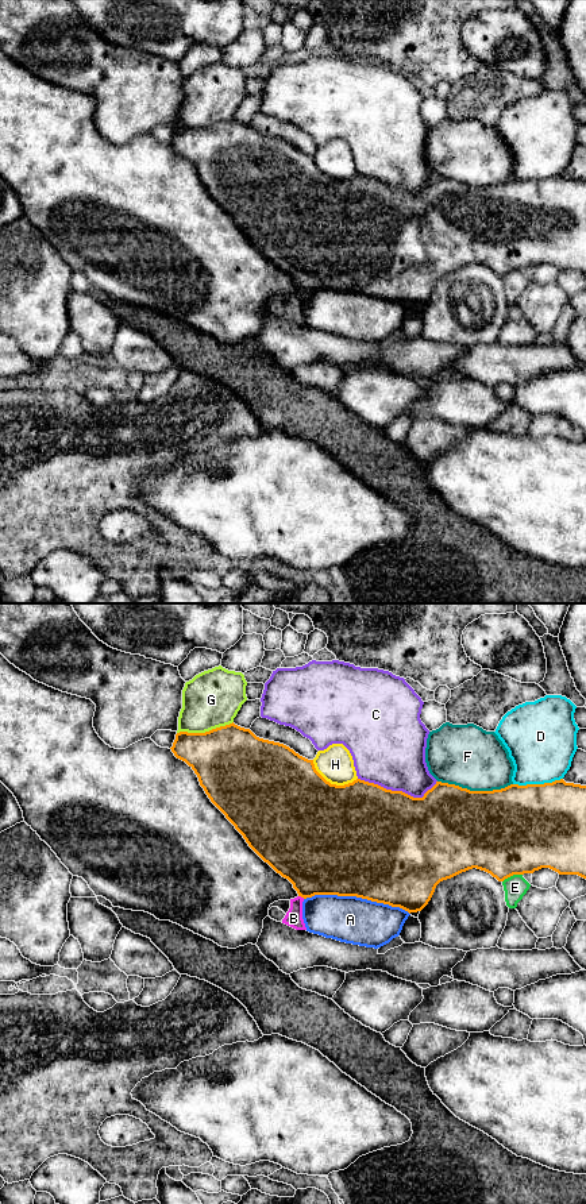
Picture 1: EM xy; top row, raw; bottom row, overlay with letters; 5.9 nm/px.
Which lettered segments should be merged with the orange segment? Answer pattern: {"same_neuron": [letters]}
{"same_neuron": []}

